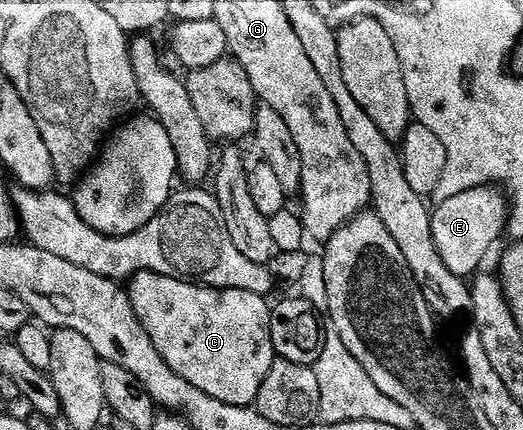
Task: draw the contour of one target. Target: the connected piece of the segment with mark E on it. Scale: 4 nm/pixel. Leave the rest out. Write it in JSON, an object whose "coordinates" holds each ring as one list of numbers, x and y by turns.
{"coordinates":[[478,185,452,195,452,199,437,202,430,213,430,235,434,240,434,250,444,267,452,275,463,279,473,278,483,268,482,257,489,255,490,248,498,241,500,229,503,230,505,225,506,201,503,192,491,185]]}

